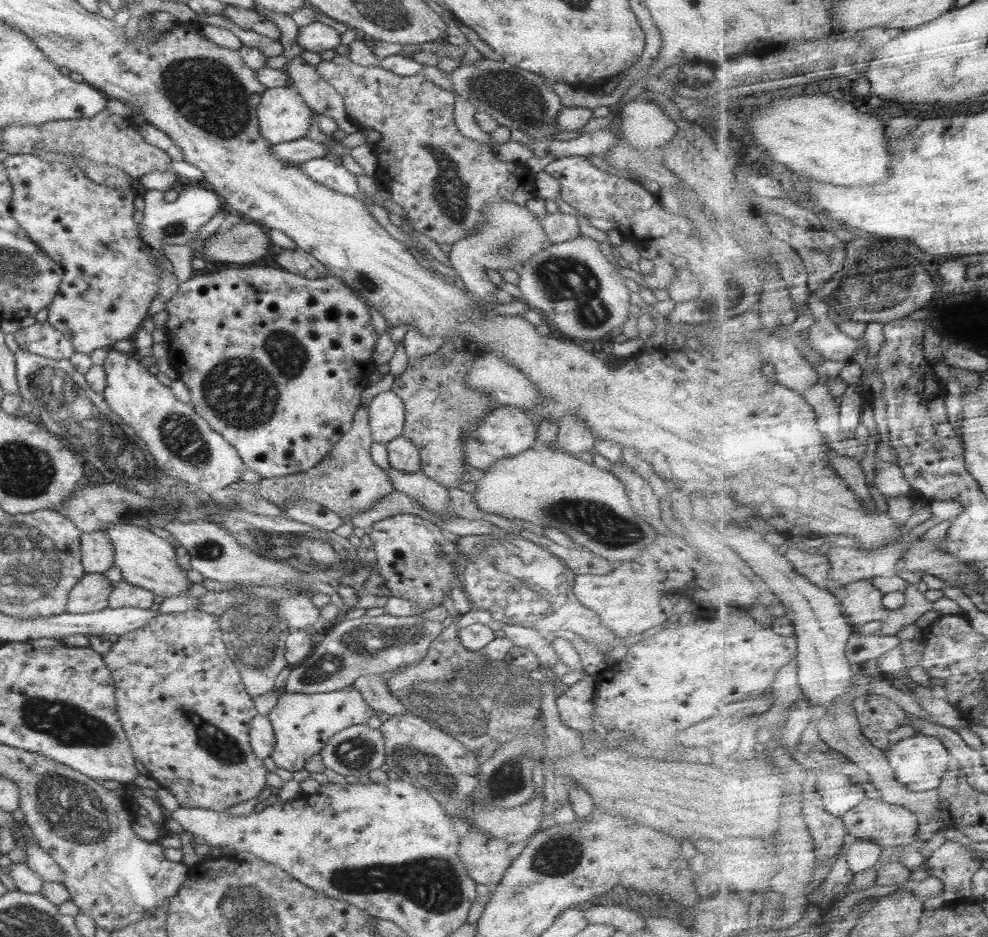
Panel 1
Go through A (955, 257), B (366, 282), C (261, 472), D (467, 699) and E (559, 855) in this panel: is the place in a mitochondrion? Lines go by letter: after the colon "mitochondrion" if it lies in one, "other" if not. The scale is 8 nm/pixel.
A: other
B: mitochondrion
C: other
D: mitochondrion
E: mitochondrion

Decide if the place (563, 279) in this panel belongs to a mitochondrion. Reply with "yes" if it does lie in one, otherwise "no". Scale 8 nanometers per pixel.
yes

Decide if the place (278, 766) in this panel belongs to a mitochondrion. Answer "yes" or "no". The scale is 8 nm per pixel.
no

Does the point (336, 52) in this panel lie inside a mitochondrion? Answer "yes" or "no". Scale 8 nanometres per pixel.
no

